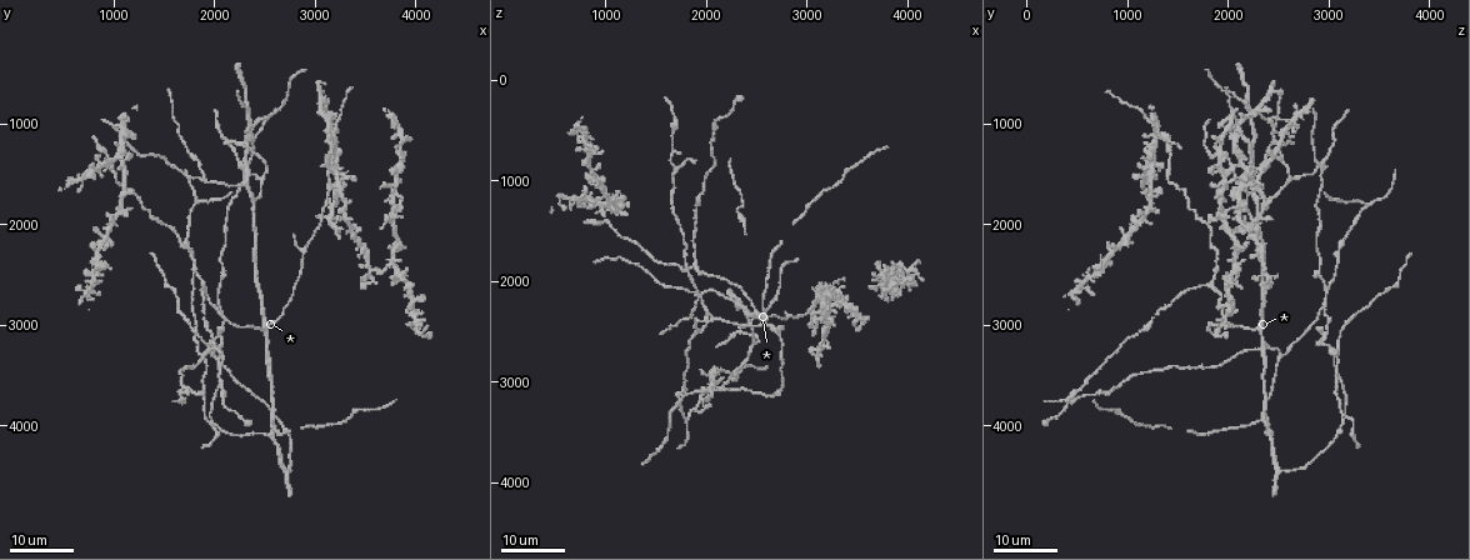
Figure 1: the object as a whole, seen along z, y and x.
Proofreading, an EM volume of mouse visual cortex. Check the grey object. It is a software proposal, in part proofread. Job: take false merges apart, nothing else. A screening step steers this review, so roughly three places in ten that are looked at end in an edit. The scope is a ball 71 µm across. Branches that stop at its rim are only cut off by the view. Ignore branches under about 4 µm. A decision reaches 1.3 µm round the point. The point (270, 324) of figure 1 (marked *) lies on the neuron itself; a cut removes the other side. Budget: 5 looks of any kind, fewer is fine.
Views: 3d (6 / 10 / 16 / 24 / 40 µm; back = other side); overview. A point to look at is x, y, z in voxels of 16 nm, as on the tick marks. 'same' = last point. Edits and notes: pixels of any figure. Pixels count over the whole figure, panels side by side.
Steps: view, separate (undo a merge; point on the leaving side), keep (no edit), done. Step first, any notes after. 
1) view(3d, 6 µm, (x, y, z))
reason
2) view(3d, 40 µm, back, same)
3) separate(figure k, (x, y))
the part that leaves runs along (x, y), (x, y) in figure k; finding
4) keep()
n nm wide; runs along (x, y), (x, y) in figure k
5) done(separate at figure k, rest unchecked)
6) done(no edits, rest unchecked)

view(3d, 24 µm, (2380, 1740, 2300))
three arms meet

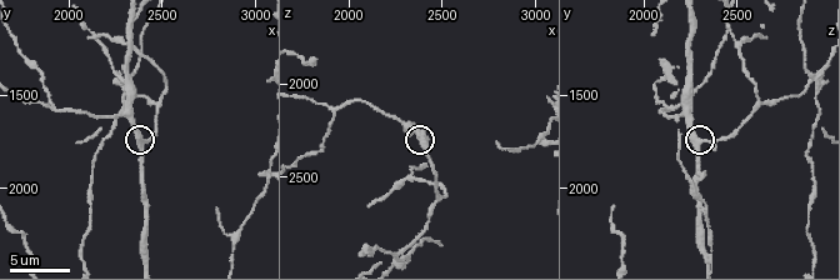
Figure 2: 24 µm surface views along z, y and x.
view(3d, 10 µm, (2400, 1760, 2300))
zoom in

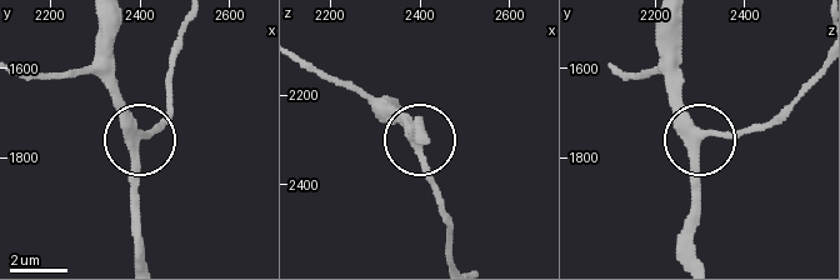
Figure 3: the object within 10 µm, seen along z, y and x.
keep()
290 nm wide; runs along (695, 254), (698, 133), (666, 91) in figure 3; all the same neuron

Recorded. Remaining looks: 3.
view(3d, 10 µm, (1900, 1560, 2140))
three arms meet

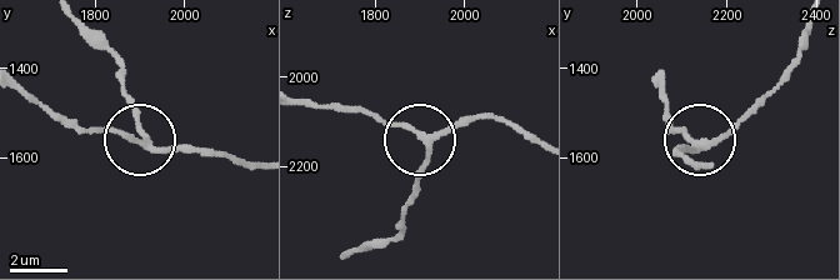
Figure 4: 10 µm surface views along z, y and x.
view(3d, 6 µm, (1915, 1570, 2150))

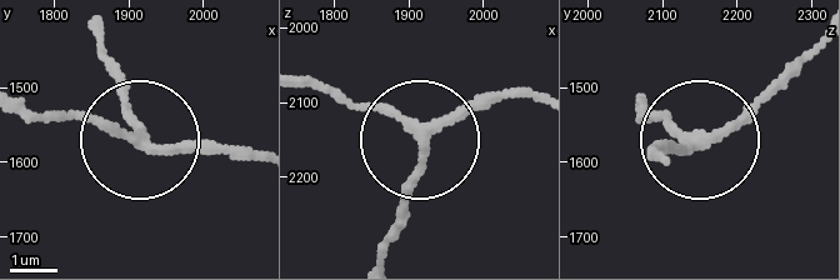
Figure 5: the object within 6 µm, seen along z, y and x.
keep()
200 nm wide; runs along (661, 154), (729, 126), (785, 70) in figure 5; one neuron here

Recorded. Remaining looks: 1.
done(no edits, rest unchecked)

